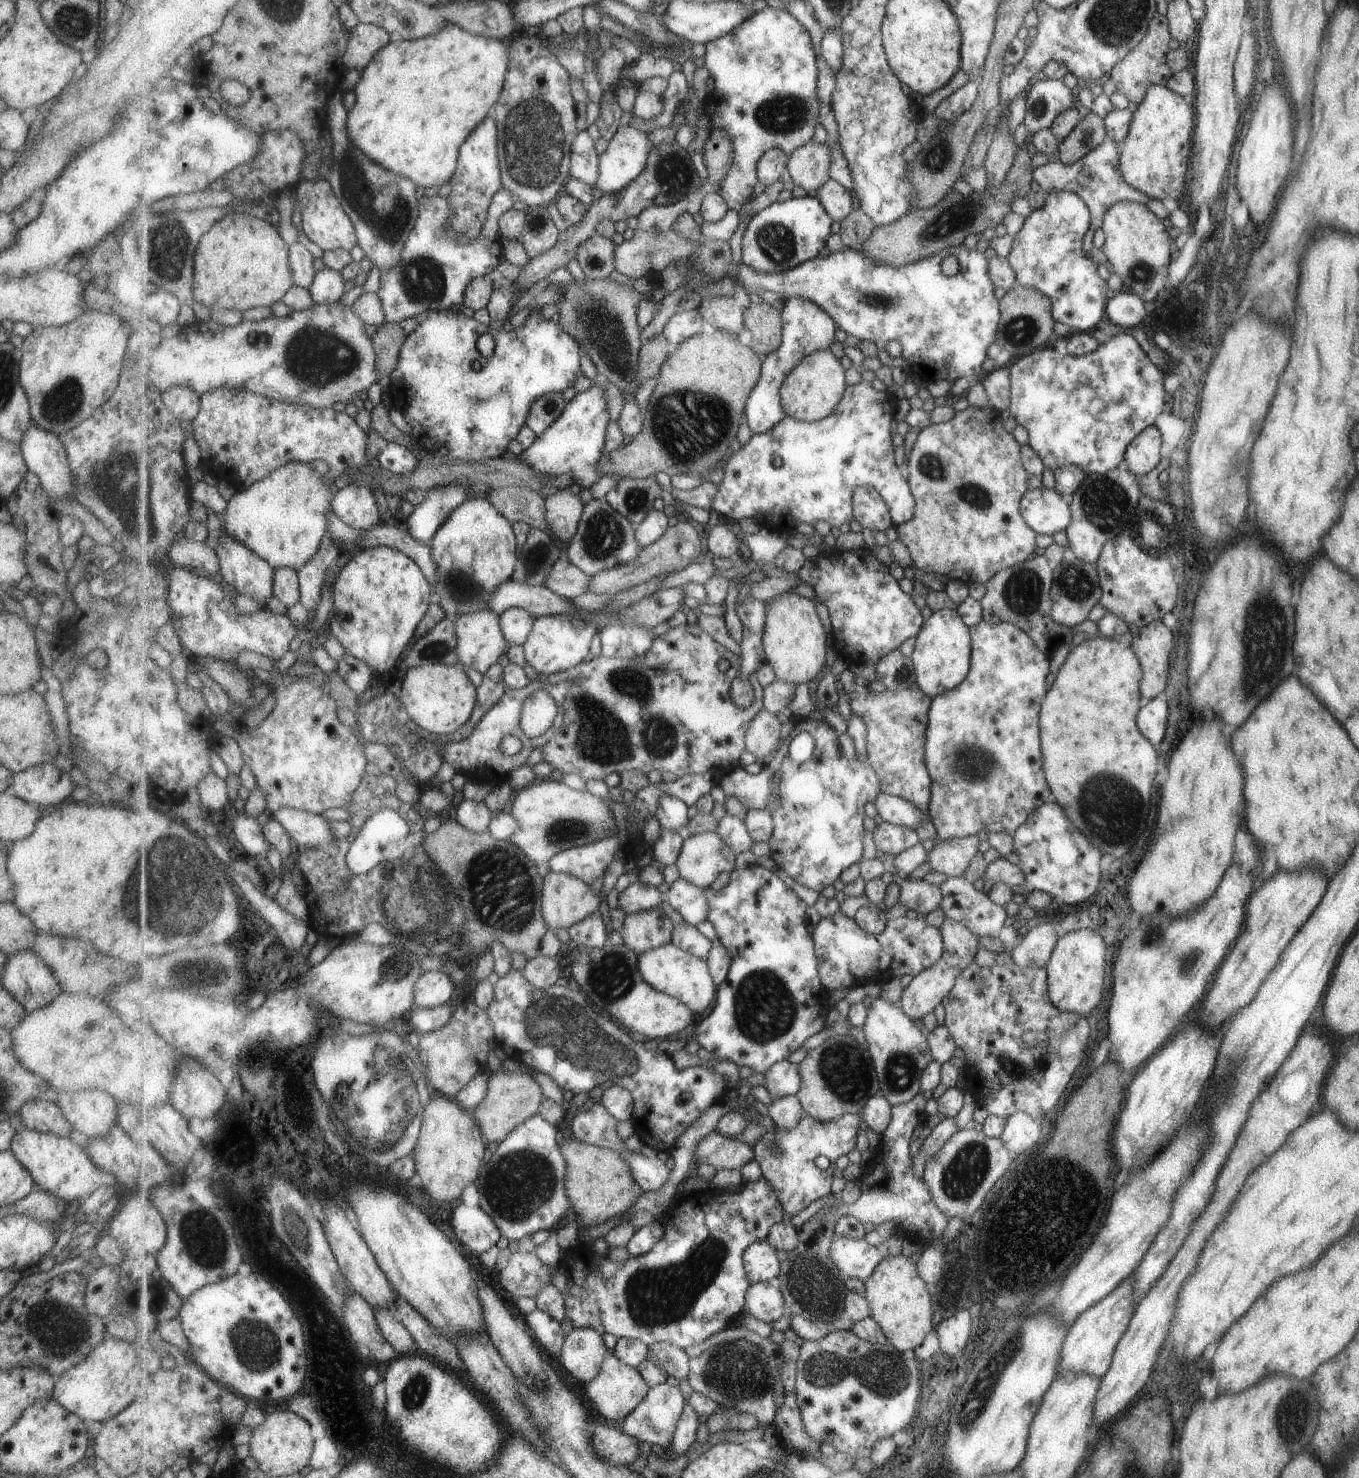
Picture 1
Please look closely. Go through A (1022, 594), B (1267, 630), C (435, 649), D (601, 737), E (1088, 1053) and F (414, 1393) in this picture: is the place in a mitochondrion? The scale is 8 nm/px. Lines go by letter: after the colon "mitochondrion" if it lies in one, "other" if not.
A: mitochondrion
B: mitochondrion
C: mitochondrion
D: mitochondrion
E: other
F: mitochondrion

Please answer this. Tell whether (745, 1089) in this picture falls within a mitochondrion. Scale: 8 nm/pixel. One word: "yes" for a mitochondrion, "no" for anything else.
no

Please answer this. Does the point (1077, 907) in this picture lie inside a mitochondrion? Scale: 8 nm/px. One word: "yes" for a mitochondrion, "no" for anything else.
no

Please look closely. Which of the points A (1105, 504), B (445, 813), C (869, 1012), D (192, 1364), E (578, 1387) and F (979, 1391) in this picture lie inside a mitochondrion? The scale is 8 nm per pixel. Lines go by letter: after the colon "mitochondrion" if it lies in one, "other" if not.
A: mitochondrion
B: other
C: other
D: other
E: other
F: mitochondrion

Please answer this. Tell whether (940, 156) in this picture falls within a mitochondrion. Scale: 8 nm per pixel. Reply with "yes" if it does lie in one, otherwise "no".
yes

